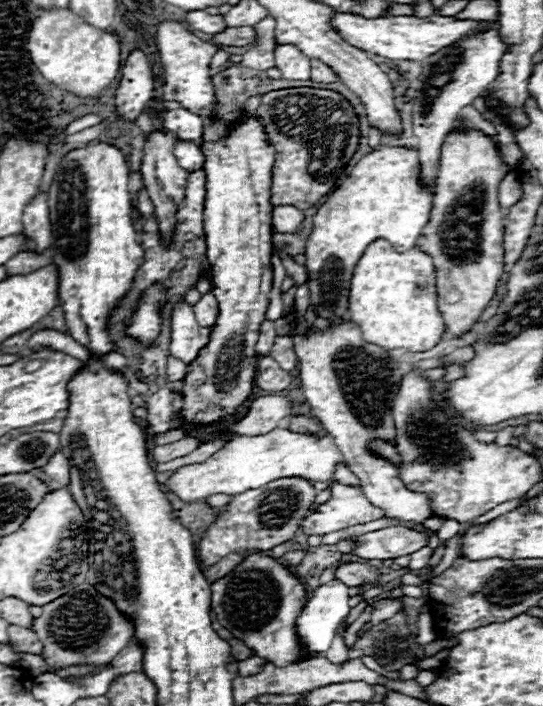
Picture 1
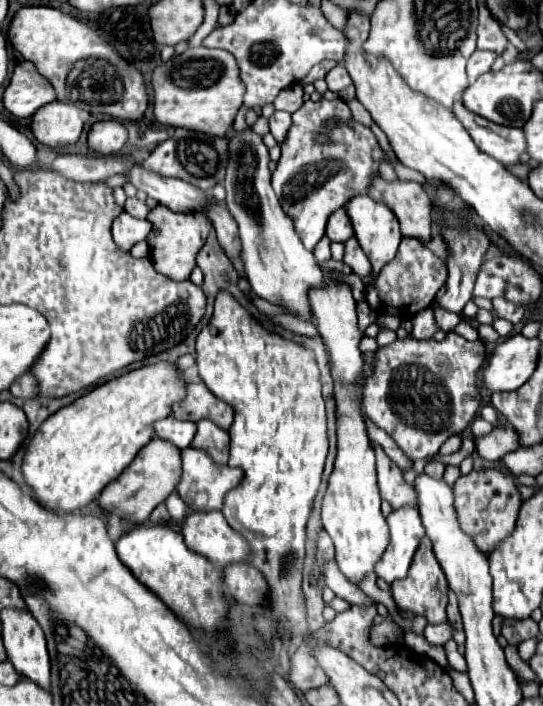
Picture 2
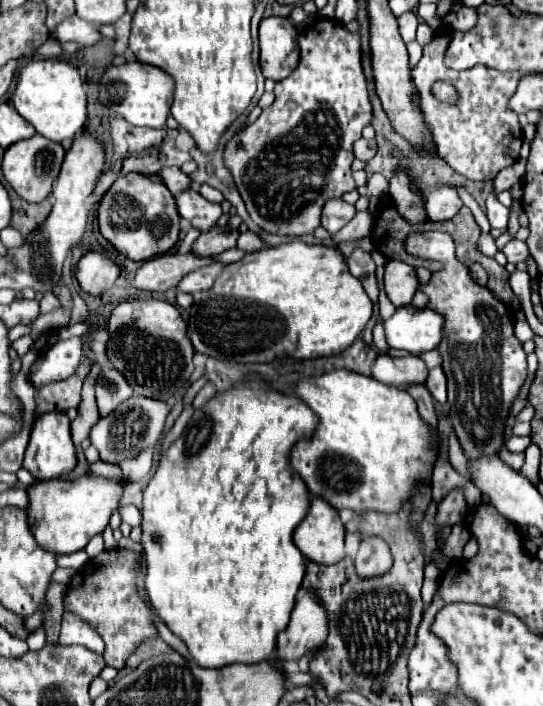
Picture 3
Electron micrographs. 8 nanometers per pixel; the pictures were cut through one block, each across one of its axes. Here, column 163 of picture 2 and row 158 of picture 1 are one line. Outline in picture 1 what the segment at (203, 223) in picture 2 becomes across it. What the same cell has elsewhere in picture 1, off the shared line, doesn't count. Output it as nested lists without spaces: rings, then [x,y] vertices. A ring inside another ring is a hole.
[[[250,116],[244,120],[242,126],[234,128],[230,134],[226,120],[204,120],[204,136],[202,136],[202,152],[206,156],[204,170],[206,170],[206,208],[204,208],[204,224],[206,224],[206,258],[210,260],[212,270],[212,294],[218,300],[218,320],[214,328],[210,328],[210,344],[202,350],[202,356],[188,366],[182,396],[182,412],[184,424],[190,426],[210,426],[216,422],[224,422],[238,412],[238,408],[248,400],[252,394],[258,354],[258,330],[266,316],[268,308],[268,294],[272,290],[272,206],[270,206],[270,174],[274,164],[274,148],[268,144],[262,124],[252,120]]]

